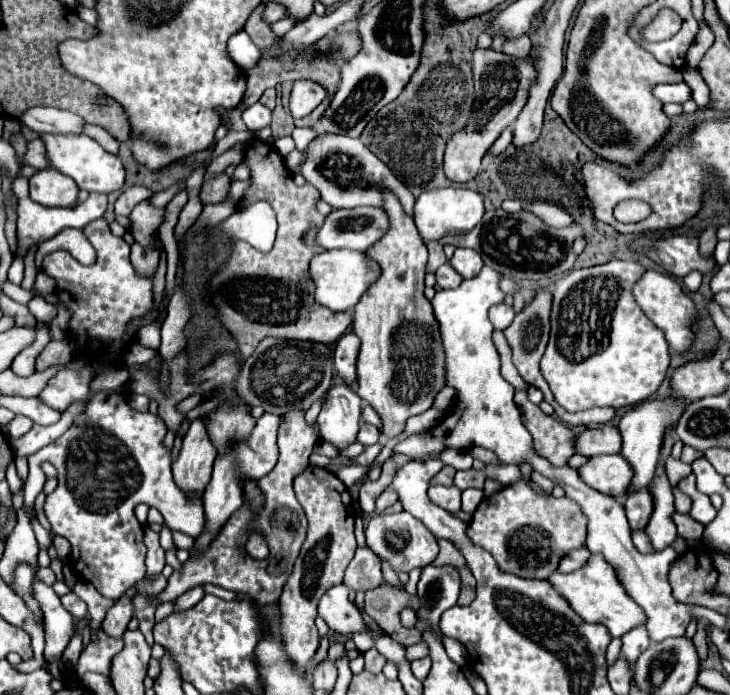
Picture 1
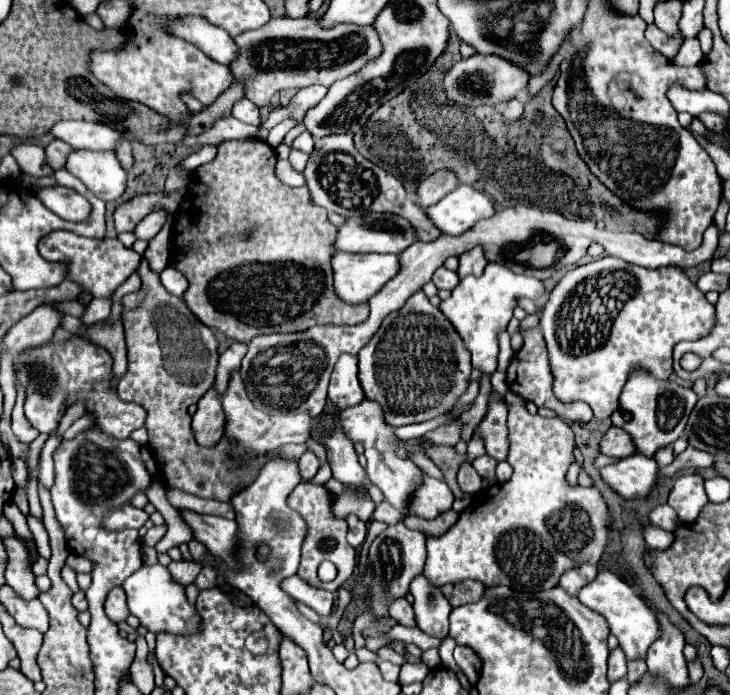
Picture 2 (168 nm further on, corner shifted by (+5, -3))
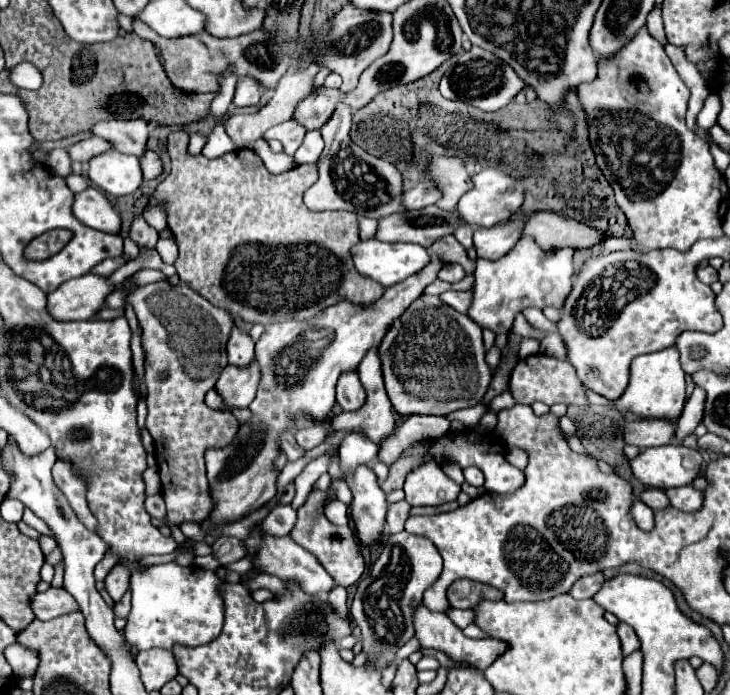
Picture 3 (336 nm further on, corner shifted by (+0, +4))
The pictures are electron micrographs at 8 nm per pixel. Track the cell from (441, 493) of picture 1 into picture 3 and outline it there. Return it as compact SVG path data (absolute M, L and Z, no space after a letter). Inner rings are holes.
M427 461L407 475L403 491L405 501L411 507L419 507L455 501L461 487L455 481L451 481L435 461Z

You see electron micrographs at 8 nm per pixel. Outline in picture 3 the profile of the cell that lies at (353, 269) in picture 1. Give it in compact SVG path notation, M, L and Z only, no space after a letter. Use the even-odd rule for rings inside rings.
M375 239L359 241L351 249L357 273L383 287L391 287L429 263L429 251L413 243L381 243Z

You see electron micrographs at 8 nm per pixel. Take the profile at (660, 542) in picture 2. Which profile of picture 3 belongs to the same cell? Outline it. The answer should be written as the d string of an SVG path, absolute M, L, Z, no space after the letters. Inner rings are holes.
M633 501L631 515L633 515L639 529L643 529L643 531L653 529L653 511L649 507L645 507L641 501Z

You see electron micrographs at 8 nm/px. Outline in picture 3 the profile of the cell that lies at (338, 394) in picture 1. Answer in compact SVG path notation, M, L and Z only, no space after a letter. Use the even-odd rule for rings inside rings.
M359 465L347 477L347 485L353 493L351 517L357 525L357 535L363 545L377 545L385 527L387 501L377 483L377 475L367 465Z

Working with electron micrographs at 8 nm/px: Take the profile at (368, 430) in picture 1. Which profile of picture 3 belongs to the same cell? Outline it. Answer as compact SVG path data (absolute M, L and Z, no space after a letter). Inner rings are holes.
M349 433L343 437L339 445L339 457L341 457L341 471L343 475L347 471L353 471L357 465L365 465L377 457L377 445L363 435Z

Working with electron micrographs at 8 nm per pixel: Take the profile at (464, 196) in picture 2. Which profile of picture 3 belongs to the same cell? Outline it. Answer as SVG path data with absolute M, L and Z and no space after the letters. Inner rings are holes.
M489 167L475 173L471 181L473 181L473 189L469 189L457 205L457 213L465 223L473 227L493 227L519 211L523 203L523 185L511 179L509 175L505 175L503 171Z

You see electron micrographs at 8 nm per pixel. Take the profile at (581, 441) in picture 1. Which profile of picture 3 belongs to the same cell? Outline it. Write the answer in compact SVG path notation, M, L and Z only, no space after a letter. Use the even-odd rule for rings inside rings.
M653 419L627 421L623 427L623 439L627 445L645 449L673 443L673 431L675 425L671 421L653 421Z

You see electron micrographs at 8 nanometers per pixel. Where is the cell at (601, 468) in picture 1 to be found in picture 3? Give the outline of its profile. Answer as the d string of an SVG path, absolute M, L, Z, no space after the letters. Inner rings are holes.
M679 443L643 449L629 461L635 479L647 487L671 489L689 485L703 463L703 455L697 449L687 449Z

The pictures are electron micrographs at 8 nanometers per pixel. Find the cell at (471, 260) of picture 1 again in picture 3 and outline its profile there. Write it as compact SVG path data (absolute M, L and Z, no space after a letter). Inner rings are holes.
M515 213L515 221L505 221L489 229L485 227L475 229L473 243L477 249L477 257L495 261L501 255L505 255L521 239L521 225L523 225L523 217L521 213Z

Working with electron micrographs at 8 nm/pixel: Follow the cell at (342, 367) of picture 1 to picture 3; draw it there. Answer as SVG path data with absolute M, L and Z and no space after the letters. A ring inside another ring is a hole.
M357 369L343 373L337 383L337 403L343 411L355 411L365 403L365 389L357 377Z

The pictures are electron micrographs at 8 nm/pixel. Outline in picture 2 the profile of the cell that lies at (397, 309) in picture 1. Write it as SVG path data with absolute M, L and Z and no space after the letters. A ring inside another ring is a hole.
M416 292L400 312L384 318L372 342L360 350L358 368L366 398L376 400L384 408L388 424L398 428L450 412L470 384L472 362L460 334L440 308L434 308L424 292Z

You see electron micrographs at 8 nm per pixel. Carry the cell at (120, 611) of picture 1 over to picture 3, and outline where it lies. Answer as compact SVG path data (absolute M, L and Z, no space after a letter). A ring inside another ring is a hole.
M115 565L105 577L105 589L111 599L117 603L129 589L129 569L125 565Z

